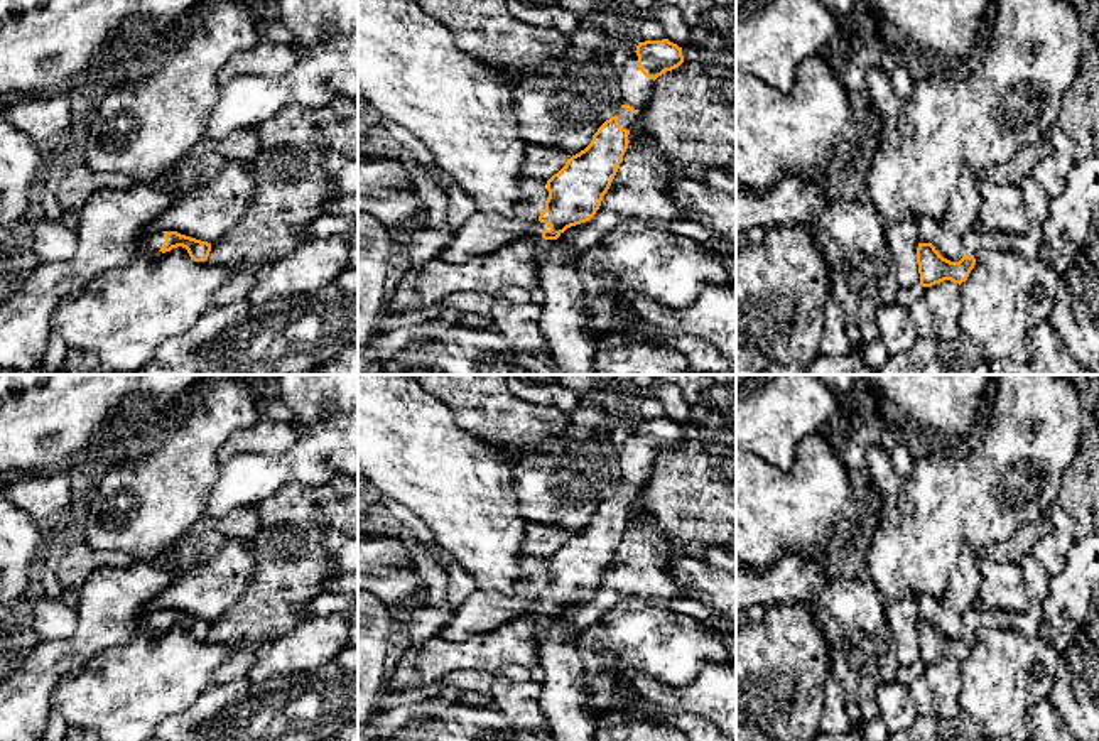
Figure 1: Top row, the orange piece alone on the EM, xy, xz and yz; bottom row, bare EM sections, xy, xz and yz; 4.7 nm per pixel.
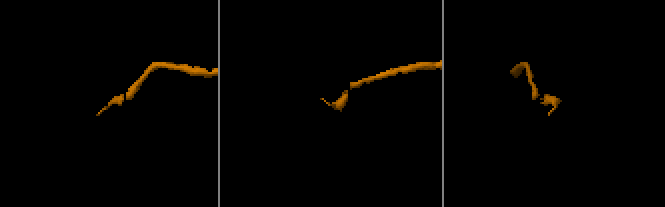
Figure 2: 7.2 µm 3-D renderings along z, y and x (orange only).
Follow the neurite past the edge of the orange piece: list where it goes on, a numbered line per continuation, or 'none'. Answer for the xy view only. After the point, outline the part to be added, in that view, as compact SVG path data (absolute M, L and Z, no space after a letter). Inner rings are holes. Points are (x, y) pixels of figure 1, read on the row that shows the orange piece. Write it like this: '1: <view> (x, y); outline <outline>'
1: xy (152, 242); outline M152 231L142 238L140 246L147 248L149 252L159 252L164 241L165 238L162 231Z

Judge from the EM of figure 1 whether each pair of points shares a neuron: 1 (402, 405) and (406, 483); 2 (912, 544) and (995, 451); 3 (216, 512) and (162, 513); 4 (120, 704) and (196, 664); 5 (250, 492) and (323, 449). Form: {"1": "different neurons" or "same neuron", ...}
{"1": "same neuron", "2": "same neuron", "3": "different neurons", "4": "same neuron", "5": "same neuron"}

